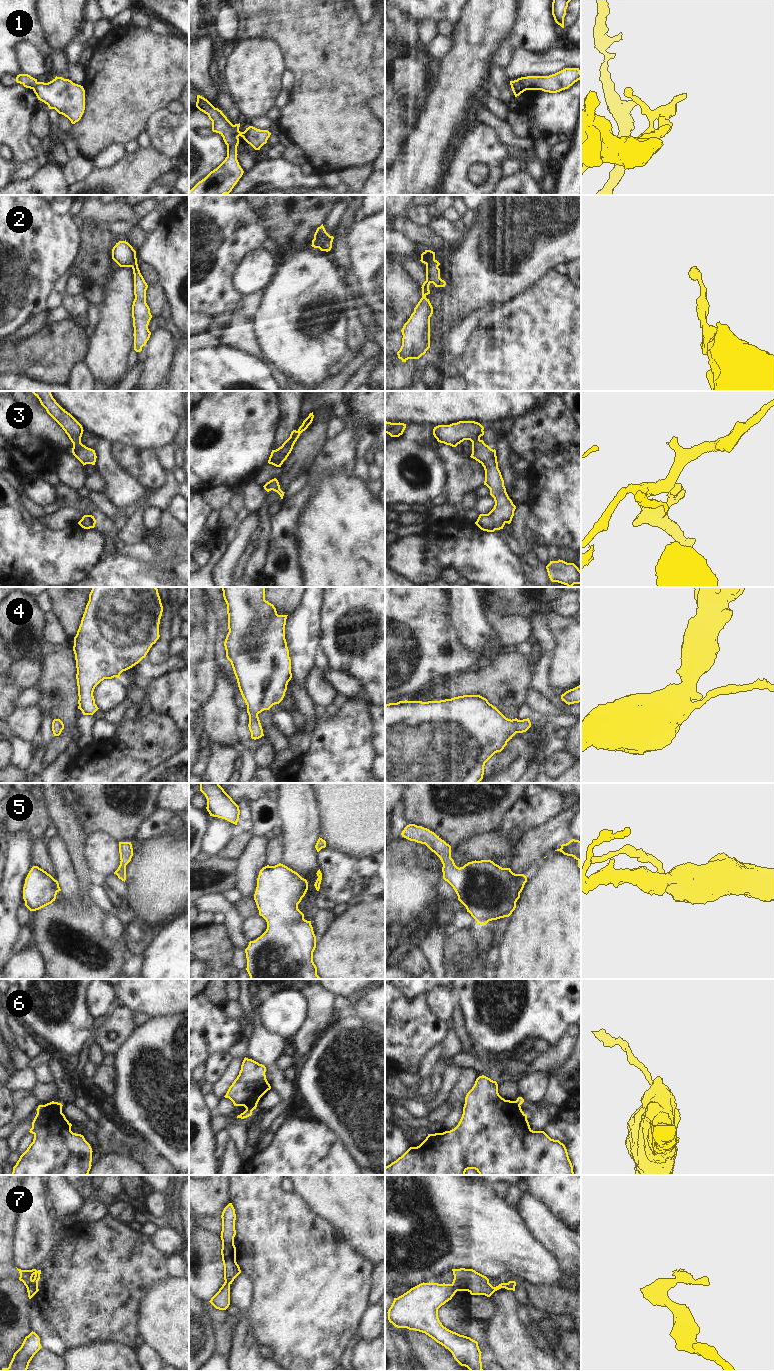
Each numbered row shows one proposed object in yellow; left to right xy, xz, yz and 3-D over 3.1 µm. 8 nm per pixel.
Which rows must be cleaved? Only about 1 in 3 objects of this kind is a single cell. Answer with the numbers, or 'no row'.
1, 6, 7

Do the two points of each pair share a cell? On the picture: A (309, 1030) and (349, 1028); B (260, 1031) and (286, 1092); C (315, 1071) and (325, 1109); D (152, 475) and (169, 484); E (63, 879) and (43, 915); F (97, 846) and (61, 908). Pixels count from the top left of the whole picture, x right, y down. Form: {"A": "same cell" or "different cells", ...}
{"A": "different cells", "B": "same cell", "C": "same cell", "D": "different cells", "E": "different cells", "F": "different cells"}

